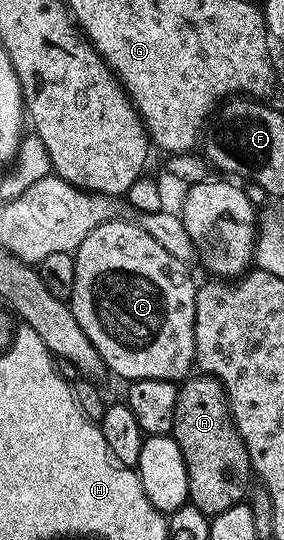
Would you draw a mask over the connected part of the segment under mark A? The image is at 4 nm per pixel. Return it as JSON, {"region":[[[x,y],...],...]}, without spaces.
{"region":[[[191,375],[179,385],[170,436],[174,437],[177,447],[181,447],[185,459],[190,504],[198,507],[207,518],[215,518],[246,498],[243,496],[251,481],[253,485],[251,460],[235,426],[225,387],[216,377]]]}

